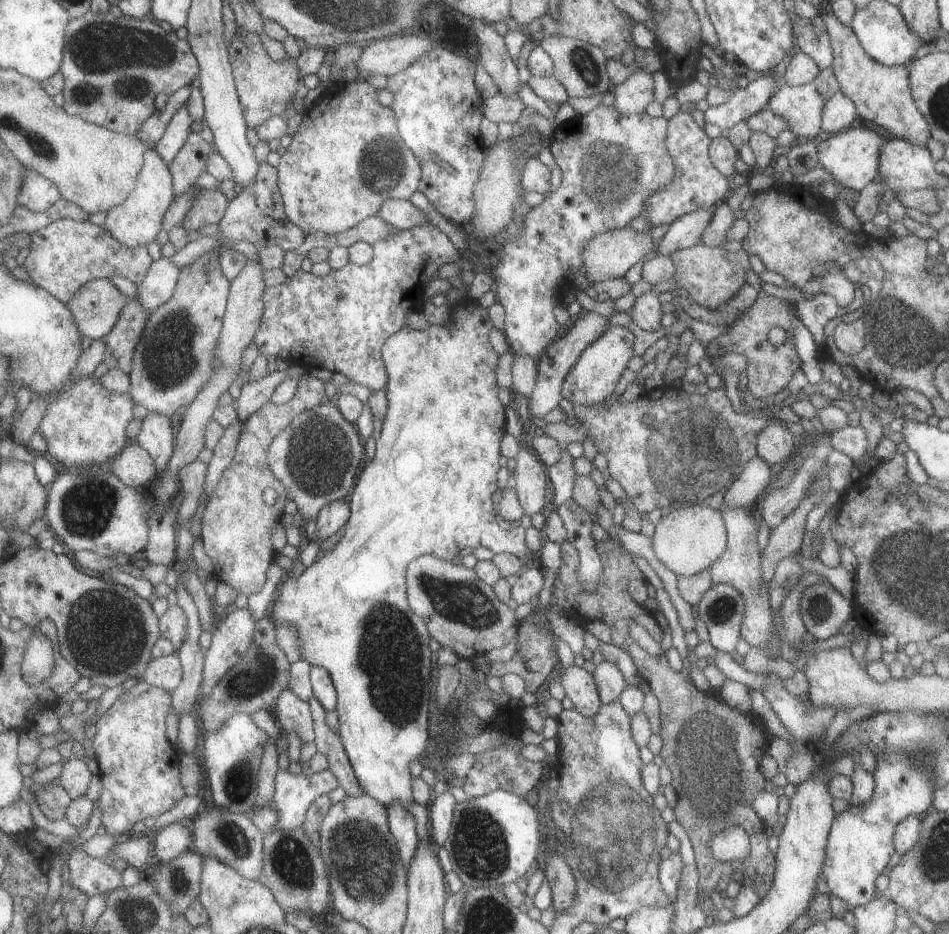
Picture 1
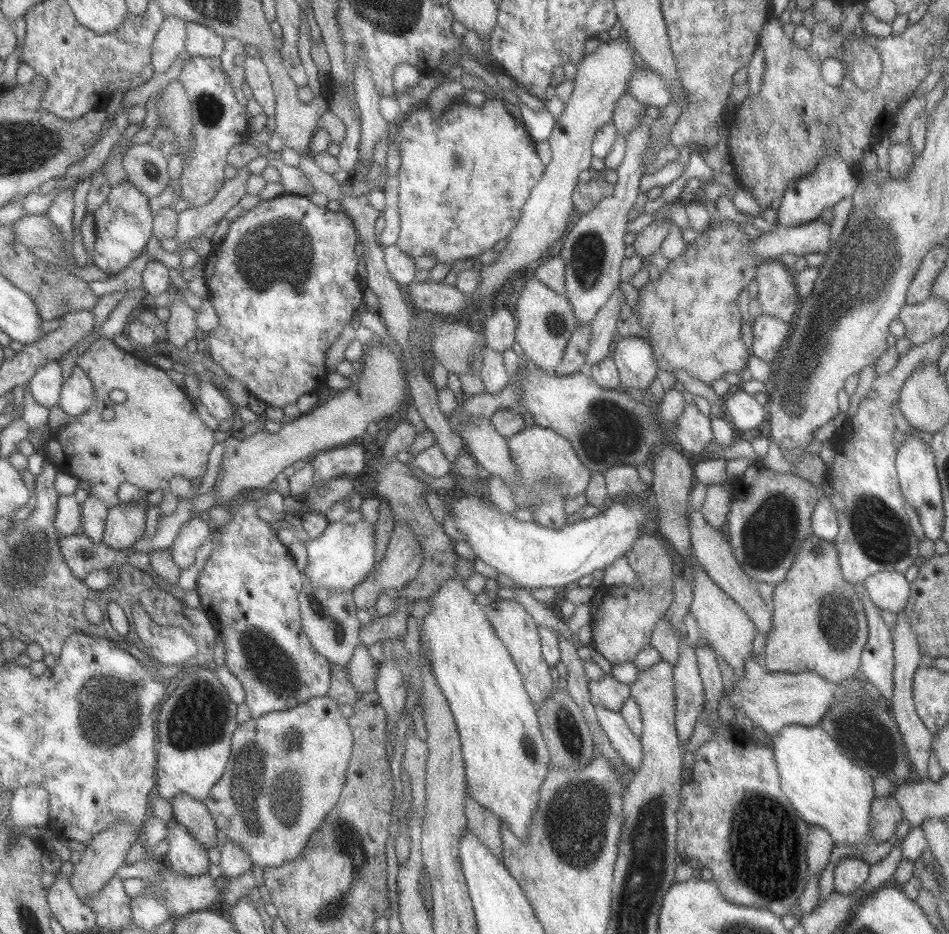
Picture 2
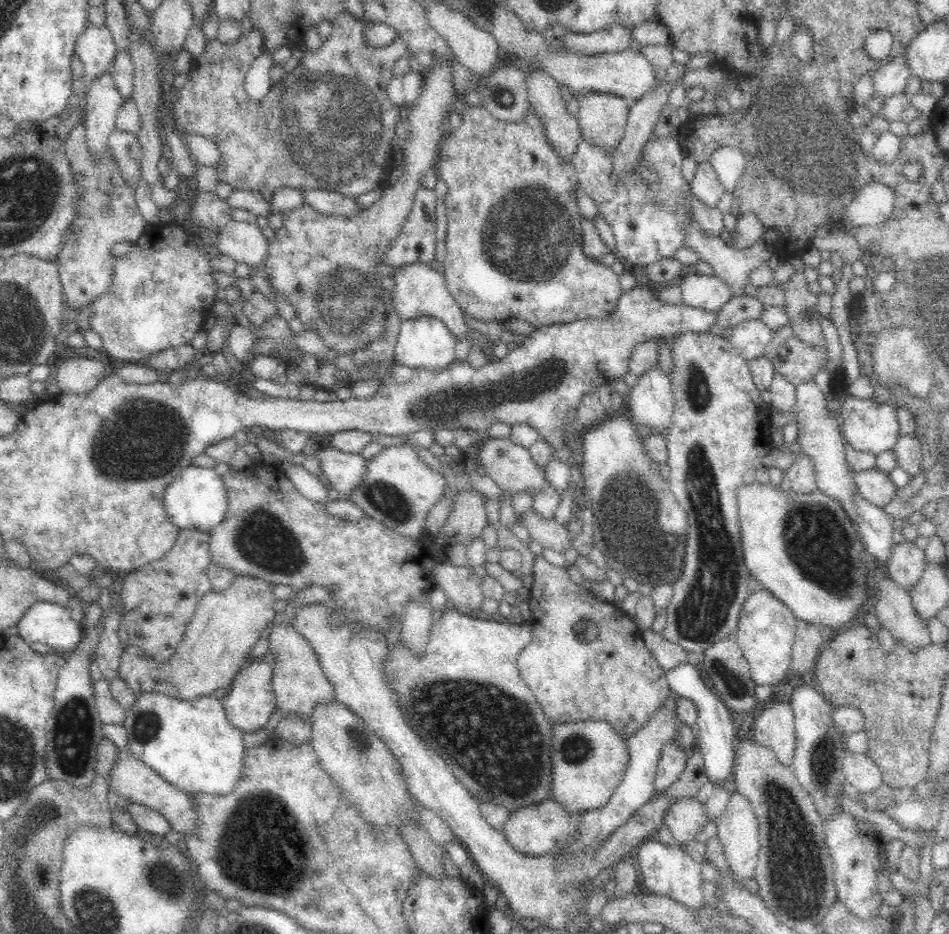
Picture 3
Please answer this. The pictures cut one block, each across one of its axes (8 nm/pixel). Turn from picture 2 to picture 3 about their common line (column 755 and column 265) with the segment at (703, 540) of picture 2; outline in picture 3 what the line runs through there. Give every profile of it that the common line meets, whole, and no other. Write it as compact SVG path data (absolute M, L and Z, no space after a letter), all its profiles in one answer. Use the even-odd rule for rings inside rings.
M236 576L236 582L228 590L206 593L198 601L176 652L167 661L159 663L129 646L122 652L120 678L137 697L159 694L190 702L229 688L239 674L246 654L274 620L269 584L260 578Z

